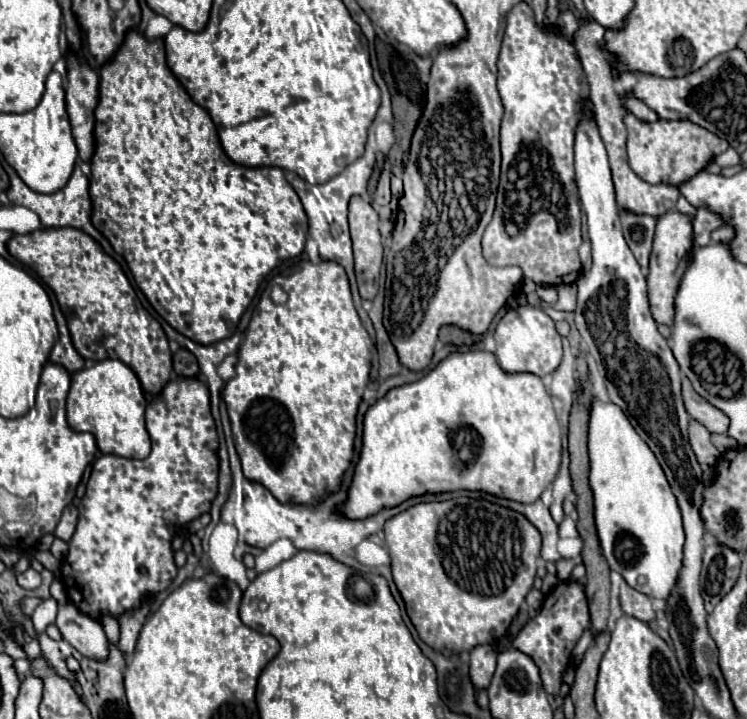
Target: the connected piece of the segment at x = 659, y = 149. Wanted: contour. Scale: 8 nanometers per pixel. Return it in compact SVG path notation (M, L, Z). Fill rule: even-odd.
M631 111L625 113L625 127L627 127L627 153L631 169L645 179L647 183L669 183L669 185L683 185L693 175L703 171L715 157L727 151L729 143L713 137L701 125L693 125L691 121L665 121L657 119L655 123L637 119Z

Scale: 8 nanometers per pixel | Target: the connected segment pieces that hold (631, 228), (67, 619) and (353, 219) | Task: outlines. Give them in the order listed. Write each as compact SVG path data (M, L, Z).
M621 211L621 227L623 227L625 241L643 271L649 269L649 255L651 255L655 225L657 225L655 217Z
M63 601L57 611L55 625L61 631L61 637L73 645L81 655L93 659L107 657L107 637L103 627L91 619L87 613L81 613L71 601Z
M353 197L349 203L349 227L361 299L373 299L377 295L377 277L383 265L383 243L379 235L379 217L361 197Z

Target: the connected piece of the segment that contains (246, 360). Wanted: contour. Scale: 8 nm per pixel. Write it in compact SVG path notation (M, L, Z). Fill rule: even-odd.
M303 261L299 265L299 271L291 273L289 277L277 277L275 279L277 285L283 287L283 291L289 295L289 299L283 305L275 305L271 301L269 291L265 291L261 295L261 301L251 317L251 323L247 327L247 335L243 345L237 351L237 365L235 365L235 377L229 379L225 383L223 389L223 399L227 403L227 413L231 419L231 429L233 429L233 439L235 439L235 447L239 453L239 459L243 463L243 475L249 481L257 481L261 485L265 485L281 503L293 501L293 503L305 503L305 505L315 505L317 501L321 501L327 491L333 493L339 487L339 481L345 473L345 469L351 463L353 457L353 439L355 439L355 415L357 415L357 407L361 401L361 395L367 387L369 381L369 371L371 371L371 351L369 351L369 335L365 331L365 327L359 321L359 315L355 311L353 299L351 299L351 291L349 291L349 281L347 281L347 273L345 269L341 269L341 265L337 265L335 261L319 261L319 263L311 263L311 261Z

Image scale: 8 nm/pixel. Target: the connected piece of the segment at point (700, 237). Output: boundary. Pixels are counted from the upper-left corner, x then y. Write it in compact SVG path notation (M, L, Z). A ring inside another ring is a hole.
M699 209L697 211L697 217L695 217L695 221L693 221L693 231L695 231L695 245L697 247L705 247L709 241L711 241L711 231L715 229L715 227L721 227L723 223L721 223L721 219L715 215L715 213L711 213L711 211L707 211L707 209Z

